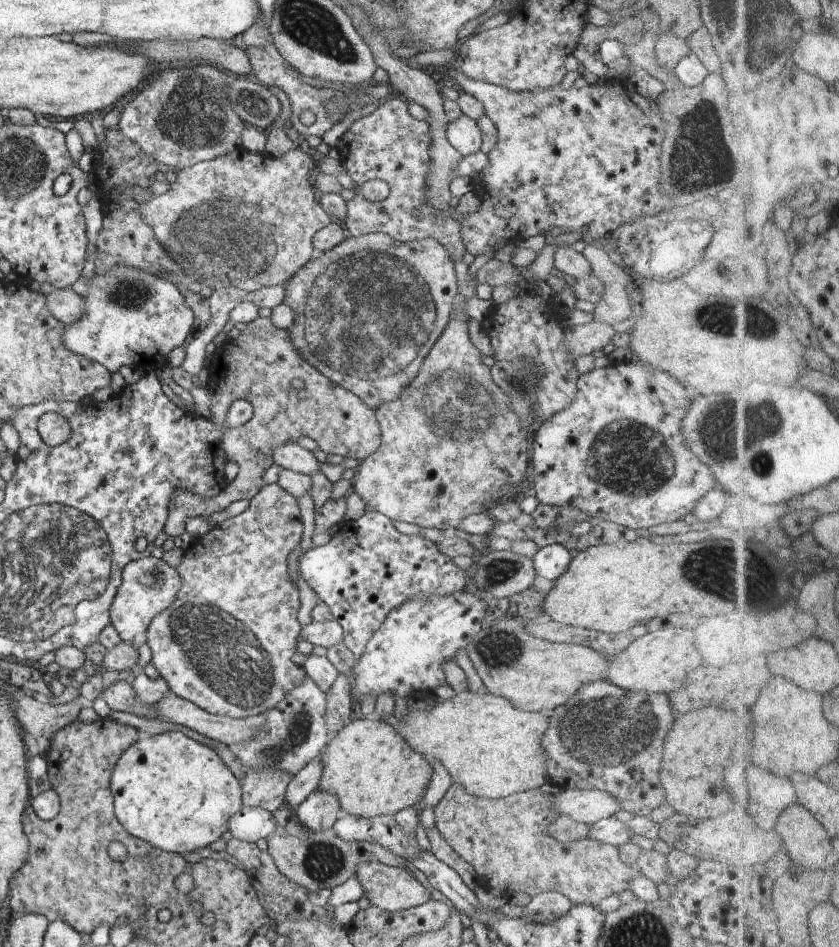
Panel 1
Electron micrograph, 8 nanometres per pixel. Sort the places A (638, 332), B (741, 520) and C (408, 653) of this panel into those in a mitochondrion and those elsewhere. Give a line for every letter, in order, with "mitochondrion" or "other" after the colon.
A: other
B: other
C: other

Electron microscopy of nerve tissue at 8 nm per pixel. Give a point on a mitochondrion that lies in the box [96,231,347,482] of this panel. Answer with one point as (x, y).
(128, 294)

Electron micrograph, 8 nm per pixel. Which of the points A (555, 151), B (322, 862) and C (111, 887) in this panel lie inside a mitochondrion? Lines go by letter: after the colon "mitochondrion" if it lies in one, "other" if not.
A: other
B: mitochondrion
C: other

